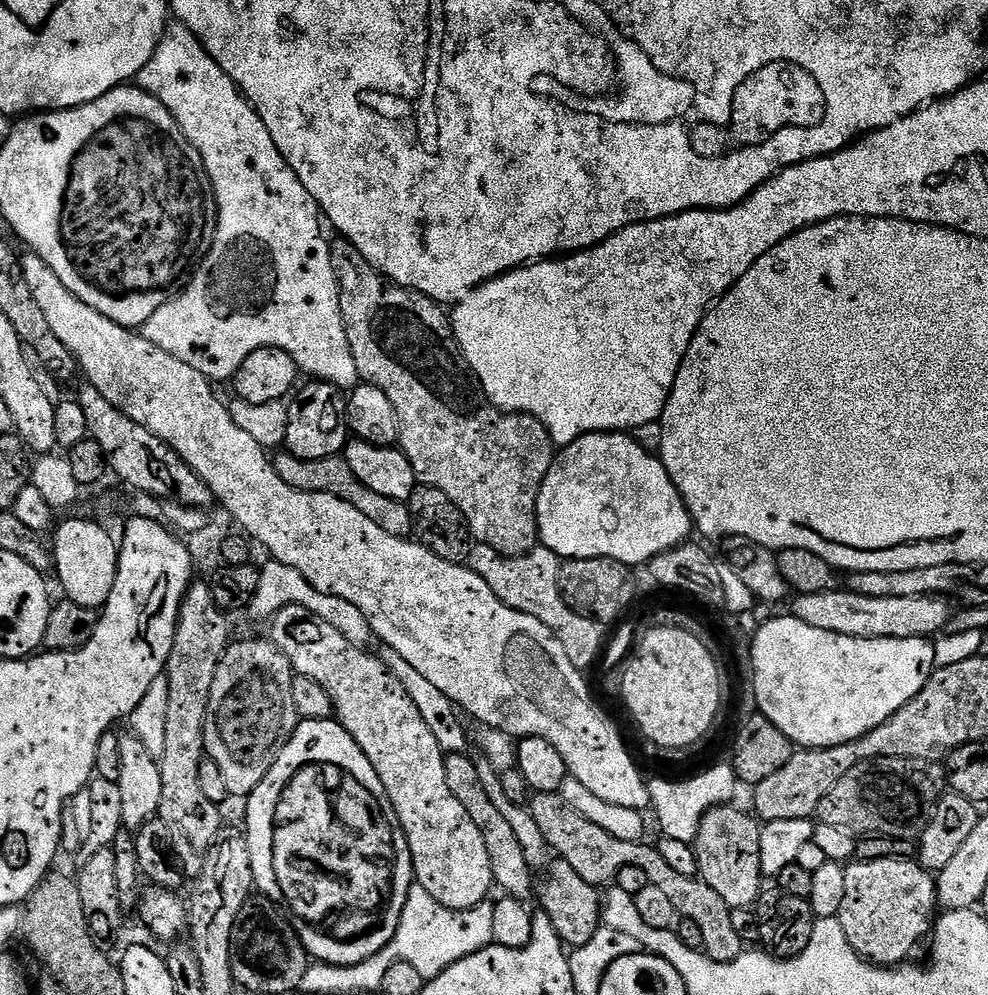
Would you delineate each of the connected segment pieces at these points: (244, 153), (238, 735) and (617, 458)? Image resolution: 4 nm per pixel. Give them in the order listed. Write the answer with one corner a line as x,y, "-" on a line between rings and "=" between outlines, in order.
177,20
171,21
168,27
164,29
159,49
155,51
154,58
140,72
138,78
145,91
153,91
155,89
154,81
158,80
156,94
161,102
171,109
176,120
182,126
183,132
187,134
192,144
202,154
204,164
208,168
212,185
216,191
216,207
218,209
216,237
211,250
208,251
208,257
202,261
202,267
187,281
187,284
189,283
188,289
181,296
173,295
156,311
154,318
147,320
142,325
142,335
154,346
174,354
174,358
194,366
213,382
219,382
219,380
231,381
251,352
265,346
279,346
285,348
296,359
296,364
299,365
303,373
308,375
309,372
312,375
309,377
326,384
337,384
341,390
356,388
361,383
362,373
352,352
352,339
348,333
346,303
341,291
340,273
334,256
332,260
332,248
328,245
327,238
324,237
325,221
322,219
321,206
301,180
299,171
293,167
289,157
276,143
275,133
272,132
263,115
248,101
247,95
241,90
235,77
228,72
225,65
221,64
208,51
199,37
188,26
=
268,638
233,643
217,666
210,708
220,735
220,753
214,759
229,789
251,794
296,732
302,717
294,702
293,679
291,660
=
627,431
588,432
585,436
580,436
574,442
565,444
559,449
558,459
552,465
550,474
544,479
544,485
540,488
538,510
536,511
536,517
540,522
538,536
543,547
558,553
565,561
581,560
582,558
610,558
629,566
637,566
636,564
647,565
655,556
660,556
663,552
670,551
671,548
677,548
679,544
685,543
691,537
688,535
693,535
694,521
692,515
688,512
687,505
684,504
682,494
672,481
672,475
668,473
666,466
661,462
655,451
647,452
632,436
635,435
629,434

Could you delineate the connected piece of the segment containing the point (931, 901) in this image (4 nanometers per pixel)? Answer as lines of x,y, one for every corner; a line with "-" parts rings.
898,856
852,862
846,871
846,898
838,917
846,938
861,956
877,966
905,963
920,939
933,931
938,909
937,877
919,859

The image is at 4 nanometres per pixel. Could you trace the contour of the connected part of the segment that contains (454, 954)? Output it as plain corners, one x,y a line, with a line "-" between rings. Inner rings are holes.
413,886
396,936
389,944
383,945
380,952
367,957
366,964
380,974
399,960
408,960
418,966
424,977
438,976
462,957
493,943
496,934
493,909
491,903
485,902
476,908
469,908
467,912
456,912
438,903
425,888

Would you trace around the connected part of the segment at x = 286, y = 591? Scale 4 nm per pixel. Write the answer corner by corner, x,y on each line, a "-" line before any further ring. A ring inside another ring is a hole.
275,558
269,559
269,561
265,565
261,565
258,590
255,592
254,598
248,602
248,608
256,619
269,621
284,608
288,608
292,604
299,604
309,613
319,616
321,620
328,621
336,629
342,630
351,641
359,644
368,642
366,640
372,632
369,624
371,621
367,613
364,613
360,607
338,598
336,595
320,591
300,570
286,566
285,563

